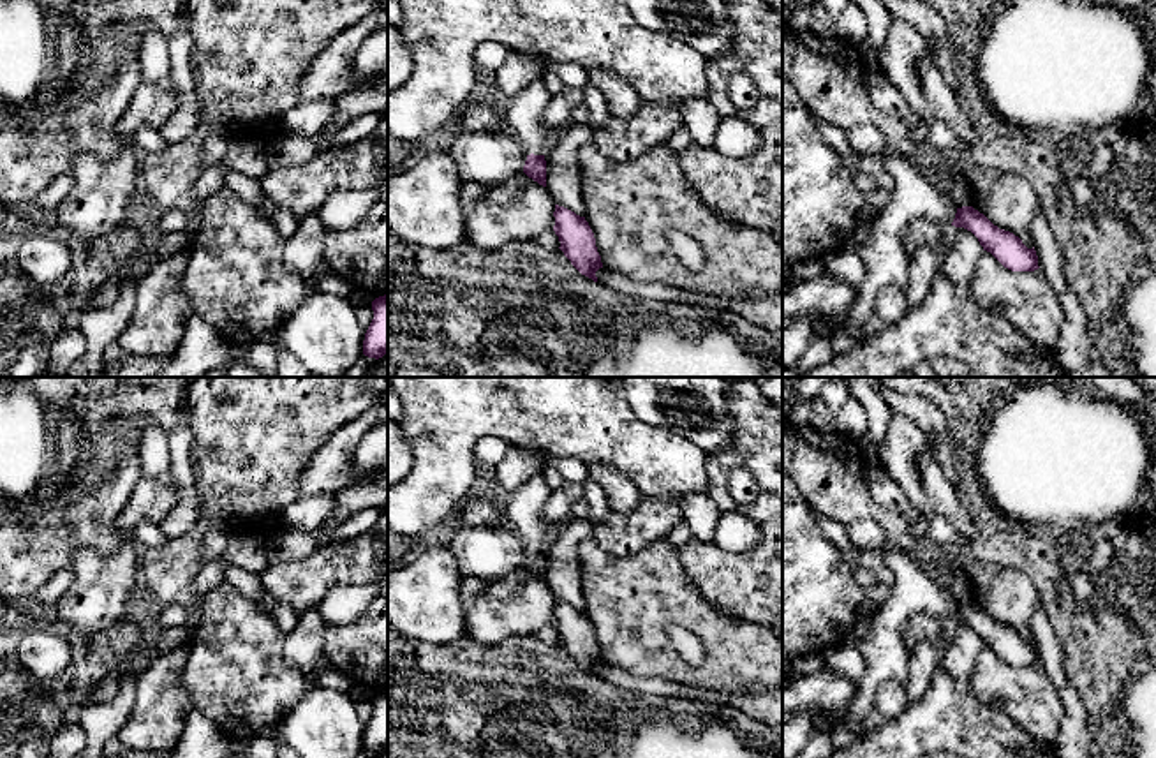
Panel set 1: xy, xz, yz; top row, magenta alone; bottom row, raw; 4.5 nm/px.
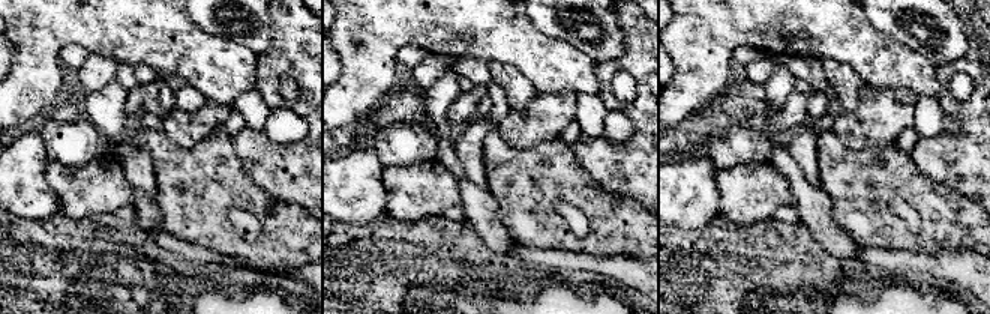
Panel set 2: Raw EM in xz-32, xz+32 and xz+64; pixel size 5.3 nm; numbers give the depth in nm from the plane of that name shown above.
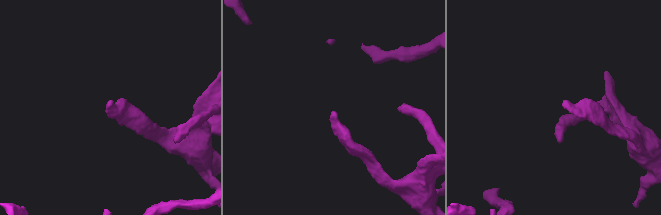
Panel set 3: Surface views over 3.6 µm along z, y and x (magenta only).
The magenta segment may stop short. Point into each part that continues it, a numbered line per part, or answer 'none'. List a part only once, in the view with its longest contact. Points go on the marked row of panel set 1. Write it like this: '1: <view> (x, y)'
1: xz (524, 113)

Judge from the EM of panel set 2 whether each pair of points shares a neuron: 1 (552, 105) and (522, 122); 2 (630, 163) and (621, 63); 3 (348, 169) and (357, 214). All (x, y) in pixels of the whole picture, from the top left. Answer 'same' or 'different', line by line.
1: same
2: same
3: same

